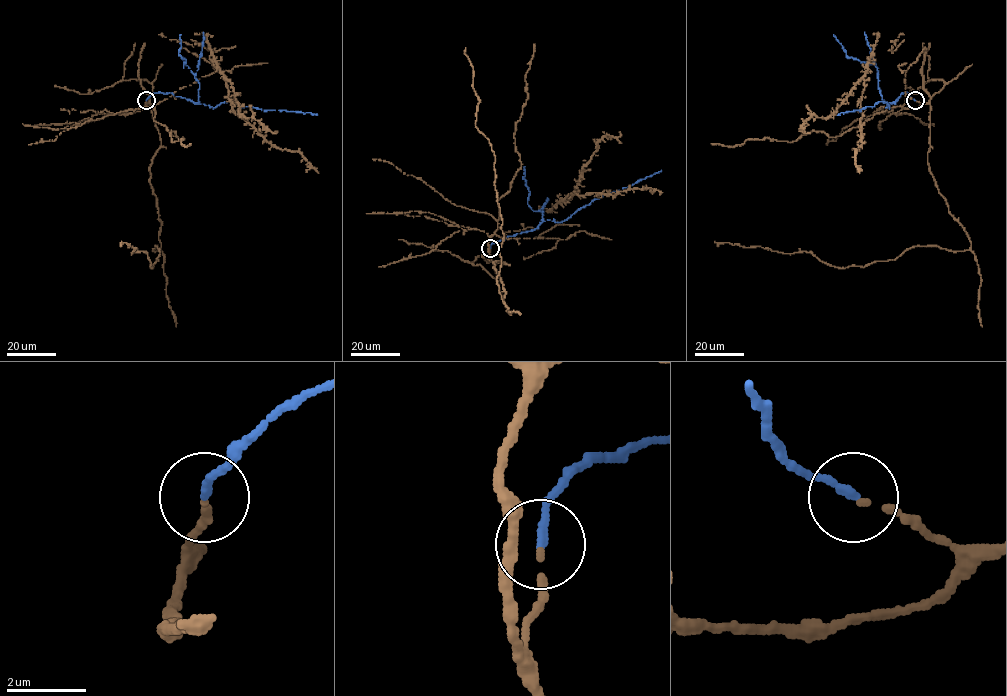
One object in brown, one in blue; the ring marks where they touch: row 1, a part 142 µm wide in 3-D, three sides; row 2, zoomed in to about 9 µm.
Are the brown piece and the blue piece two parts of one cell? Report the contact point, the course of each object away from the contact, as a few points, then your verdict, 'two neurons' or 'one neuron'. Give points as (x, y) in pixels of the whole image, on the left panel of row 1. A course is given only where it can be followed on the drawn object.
place (146, 100); course brown (146, 100), (161, 147), (149, 167), (158, 260), (151, 268), (146, 252), (131, 254), (121, 241); course blue (146, 100), (156, 92), (172, 93), (214, 108), (230, 101), (242, 107), (317, 115); one neuron

